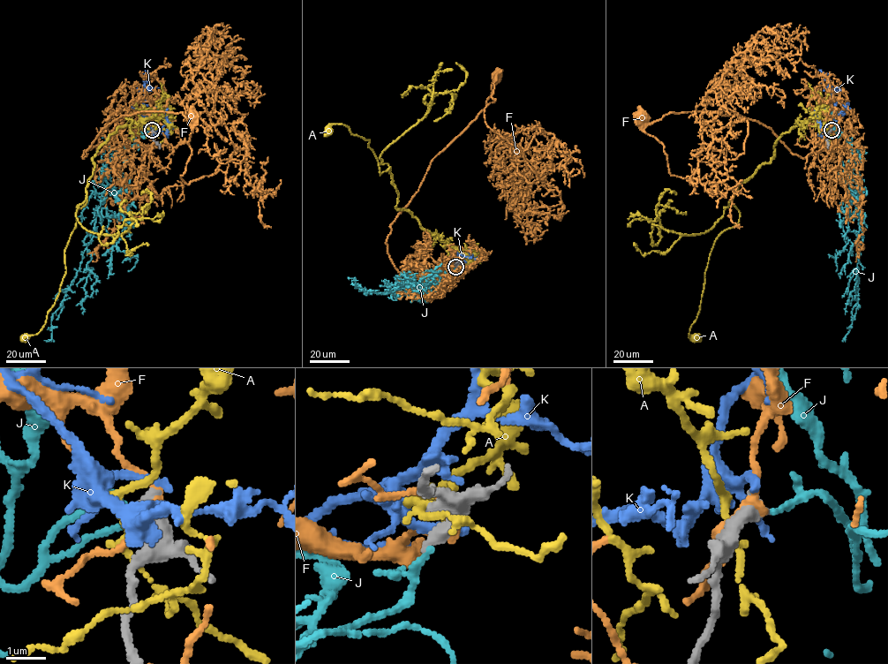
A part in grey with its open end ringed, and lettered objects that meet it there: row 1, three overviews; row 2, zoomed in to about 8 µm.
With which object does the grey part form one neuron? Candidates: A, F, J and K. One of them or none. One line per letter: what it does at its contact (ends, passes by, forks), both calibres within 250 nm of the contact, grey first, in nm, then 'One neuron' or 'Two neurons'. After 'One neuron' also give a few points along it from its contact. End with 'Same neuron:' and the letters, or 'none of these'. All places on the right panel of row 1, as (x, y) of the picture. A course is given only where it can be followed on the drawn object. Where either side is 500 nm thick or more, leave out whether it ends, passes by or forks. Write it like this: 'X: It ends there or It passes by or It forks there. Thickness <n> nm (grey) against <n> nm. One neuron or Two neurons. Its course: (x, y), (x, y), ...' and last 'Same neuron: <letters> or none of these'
A: It passes by. Thickness 360 nm (grey) against 160 nm. Two neurons
F: Thickness 650 nm (grey) against 170 nm. Two neurons
J: It passes by. Thickness 400 nm (grey) against 120 nm. One neuron. Its course: (831, 130), (843, 132), (851, 147), (862, 234), (858, 302), (842, 340)
K: It ends there. Thickness 420 nm (grey) against 200 nm. Two neurons
Same neuron: J

